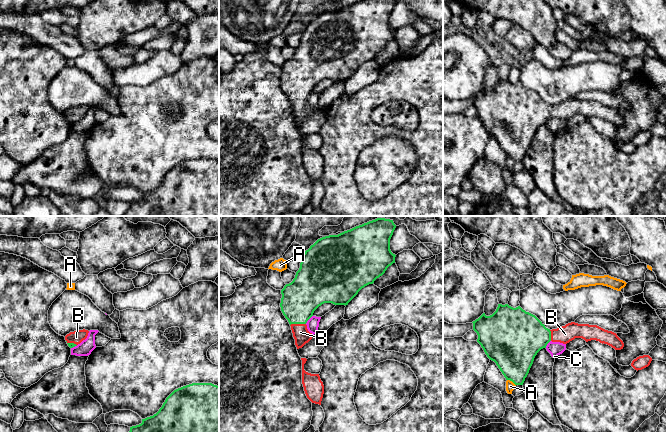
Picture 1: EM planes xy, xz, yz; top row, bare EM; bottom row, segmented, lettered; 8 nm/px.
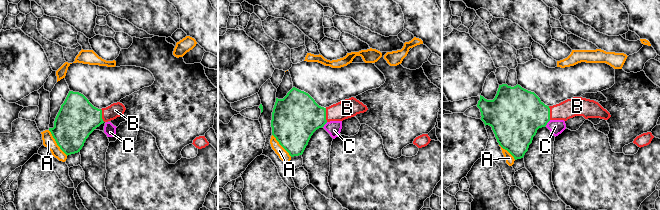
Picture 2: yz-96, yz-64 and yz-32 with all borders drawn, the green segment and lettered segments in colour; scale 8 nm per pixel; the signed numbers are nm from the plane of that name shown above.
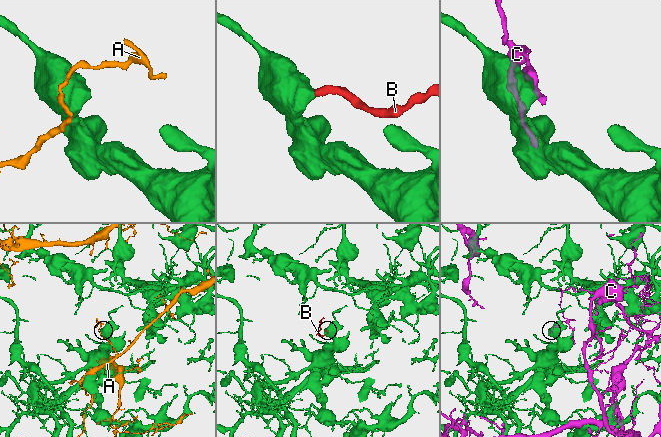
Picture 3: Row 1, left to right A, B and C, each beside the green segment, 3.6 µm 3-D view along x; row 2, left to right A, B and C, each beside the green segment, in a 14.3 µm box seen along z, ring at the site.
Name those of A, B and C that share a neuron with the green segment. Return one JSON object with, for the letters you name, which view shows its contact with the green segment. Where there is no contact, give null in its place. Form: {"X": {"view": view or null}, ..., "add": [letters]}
{"B": {"view": "xz"}, "add": ["B"]}

